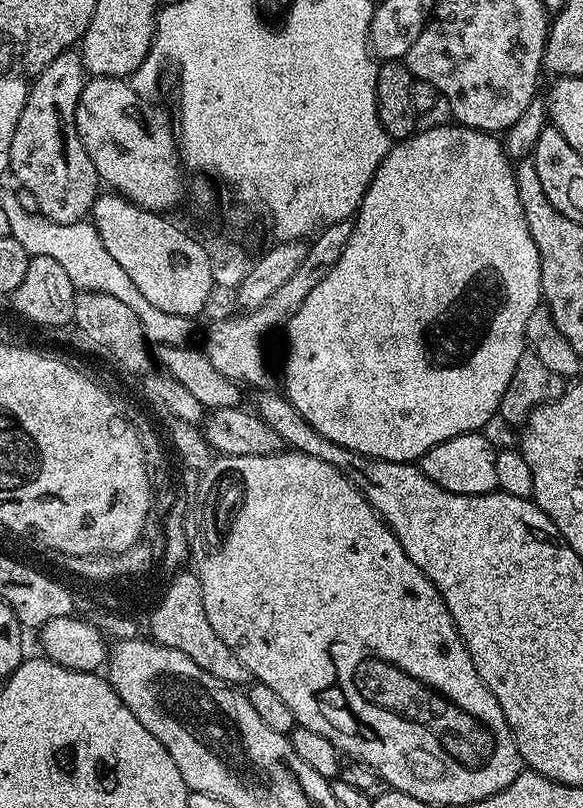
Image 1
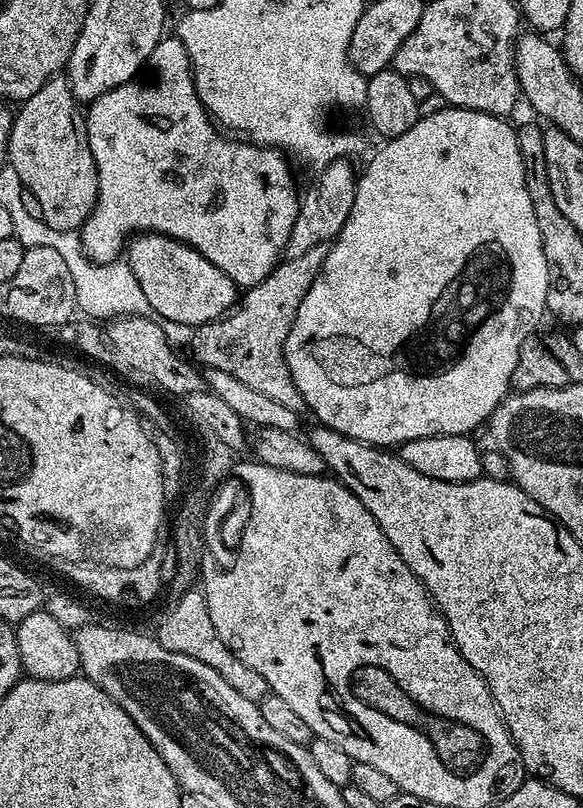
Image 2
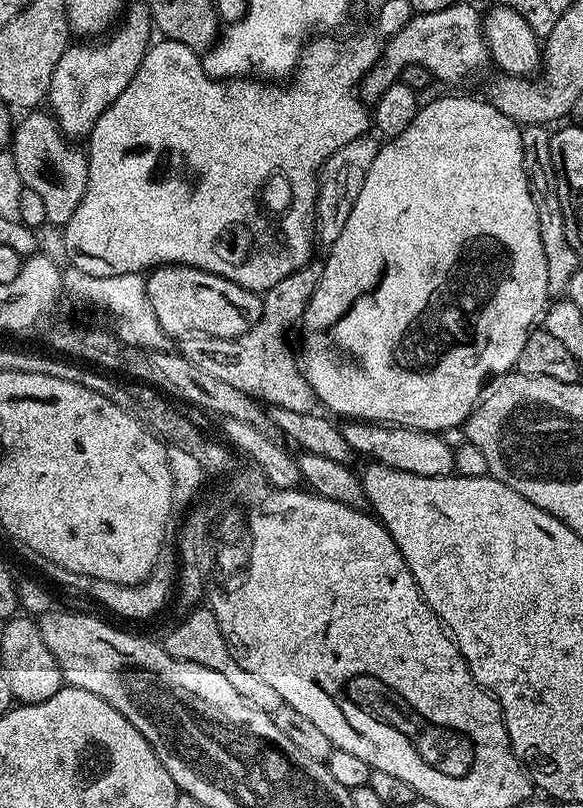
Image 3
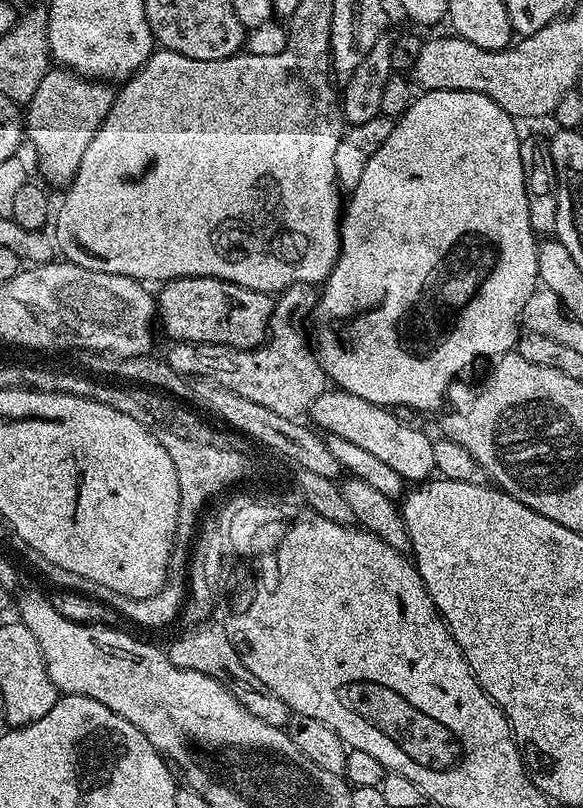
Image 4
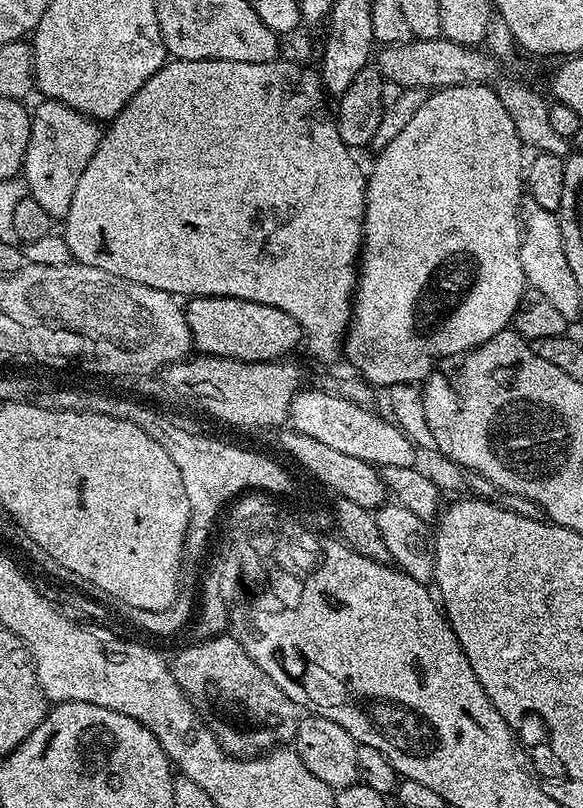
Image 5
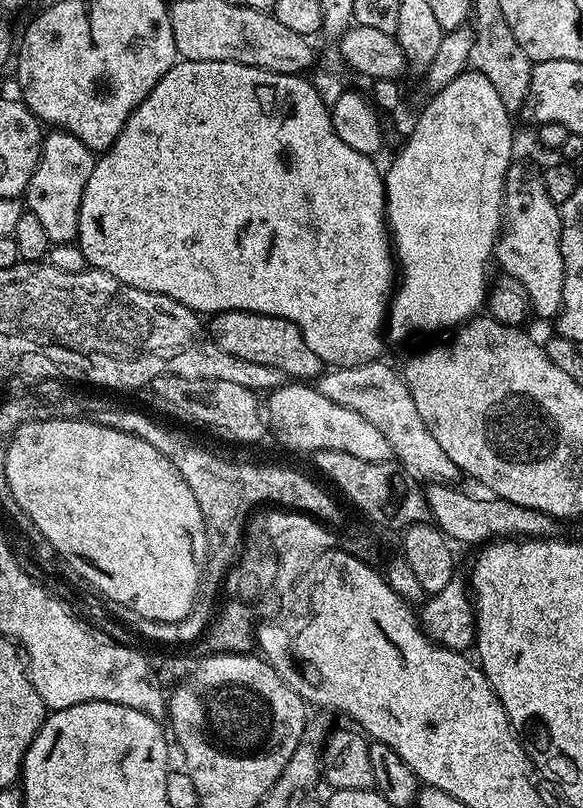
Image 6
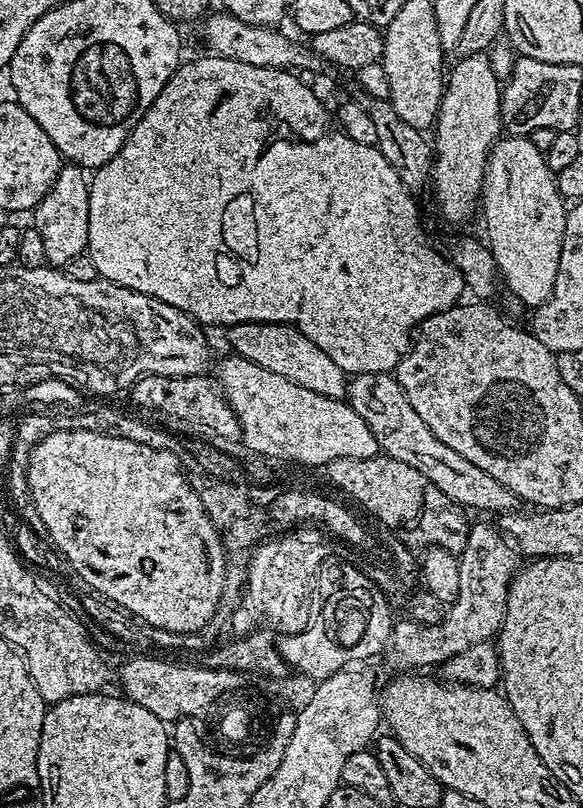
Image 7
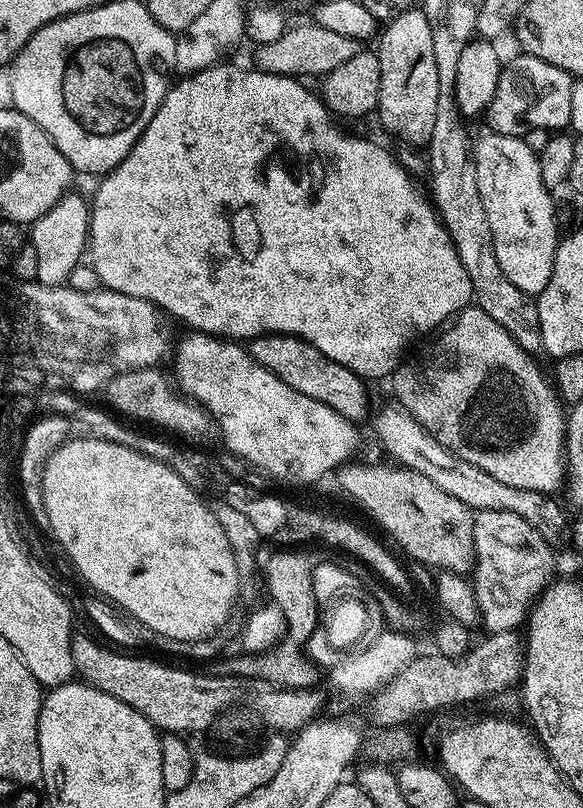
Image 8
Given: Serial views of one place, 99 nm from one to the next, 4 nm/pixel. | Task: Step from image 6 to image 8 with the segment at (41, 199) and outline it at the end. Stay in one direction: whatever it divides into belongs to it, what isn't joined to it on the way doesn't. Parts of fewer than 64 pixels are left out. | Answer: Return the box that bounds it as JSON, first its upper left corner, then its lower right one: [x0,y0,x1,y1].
[30,190,91,287]

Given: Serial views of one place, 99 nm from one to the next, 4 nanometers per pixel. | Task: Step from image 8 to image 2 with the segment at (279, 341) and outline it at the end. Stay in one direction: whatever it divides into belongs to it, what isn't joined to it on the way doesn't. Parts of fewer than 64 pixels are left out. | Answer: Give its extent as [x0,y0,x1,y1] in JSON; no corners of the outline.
[126,232,238,330]

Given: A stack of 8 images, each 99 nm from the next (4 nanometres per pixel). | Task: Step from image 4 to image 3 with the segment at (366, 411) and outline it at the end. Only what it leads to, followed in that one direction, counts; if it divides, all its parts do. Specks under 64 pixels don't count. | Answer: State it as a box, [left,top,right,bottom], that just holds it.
[343,420,454,476]

